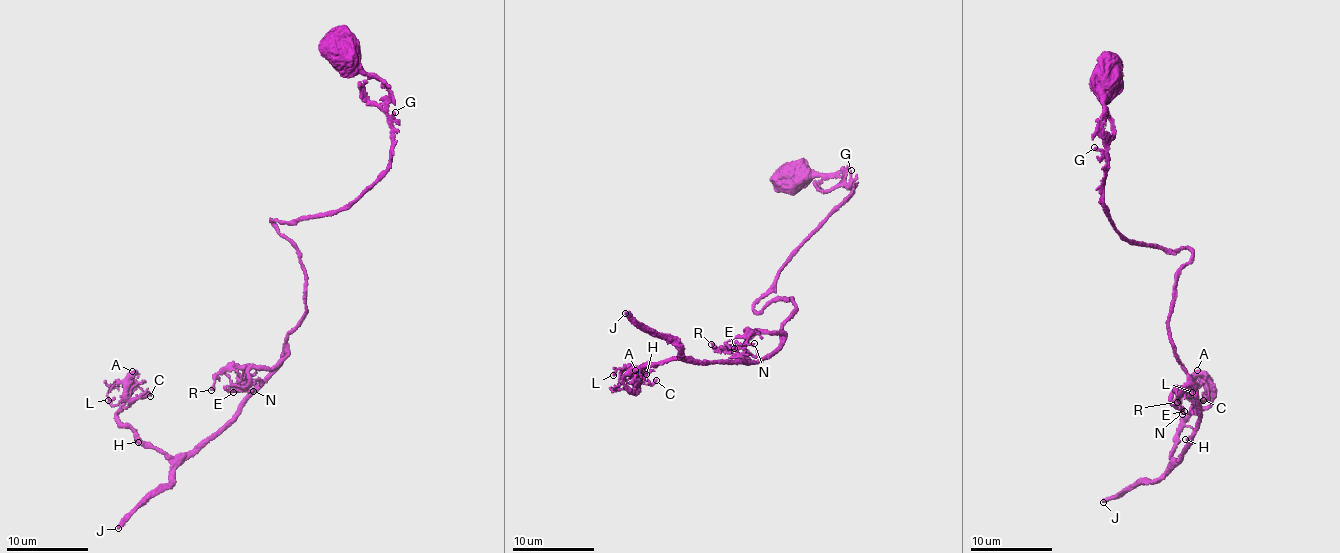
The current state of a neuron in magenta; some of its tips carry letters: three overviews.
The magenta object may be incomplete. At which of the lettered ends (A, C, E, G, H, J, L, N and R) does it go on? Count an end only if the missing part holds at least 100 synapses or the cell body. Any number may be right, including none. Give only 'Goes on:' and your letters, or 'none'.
Goes on: J

